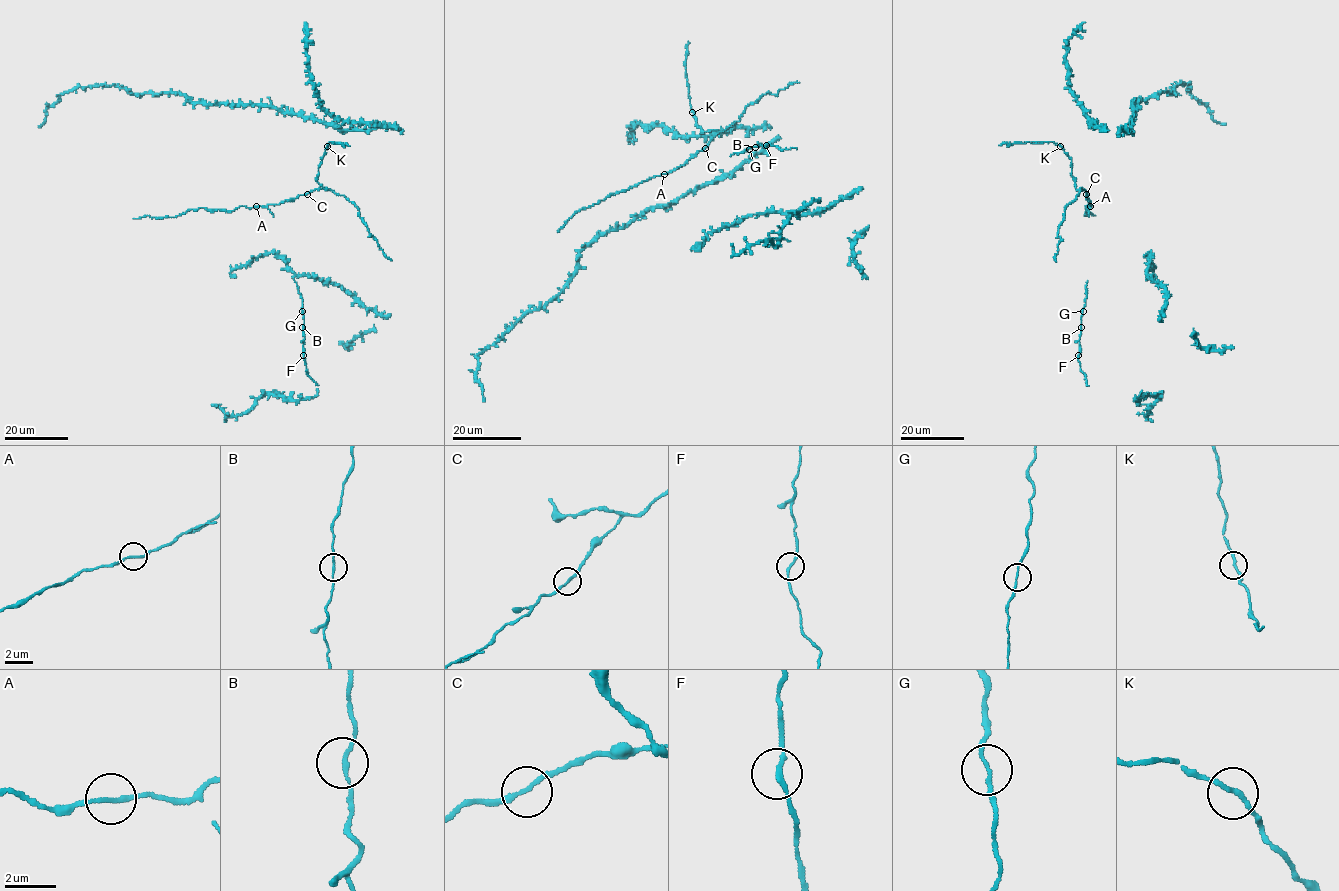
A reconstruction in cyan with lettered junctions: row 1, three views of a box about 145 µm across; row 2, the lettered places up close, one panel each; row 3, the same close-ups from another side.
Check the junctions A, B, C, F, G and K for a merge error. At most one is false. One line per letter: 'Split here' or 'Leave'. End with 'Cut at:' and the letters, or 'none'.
A: Leave
B: Leave
C: Leave
F: Leave
G: Leave
K: Leave
Cut at: none

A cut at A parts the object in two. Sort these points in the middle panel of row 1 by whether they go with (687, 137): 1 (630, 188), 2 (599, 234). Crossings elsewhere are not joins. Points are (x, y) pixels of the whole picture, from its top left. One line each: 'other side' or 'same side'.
1: other side
2: same side

